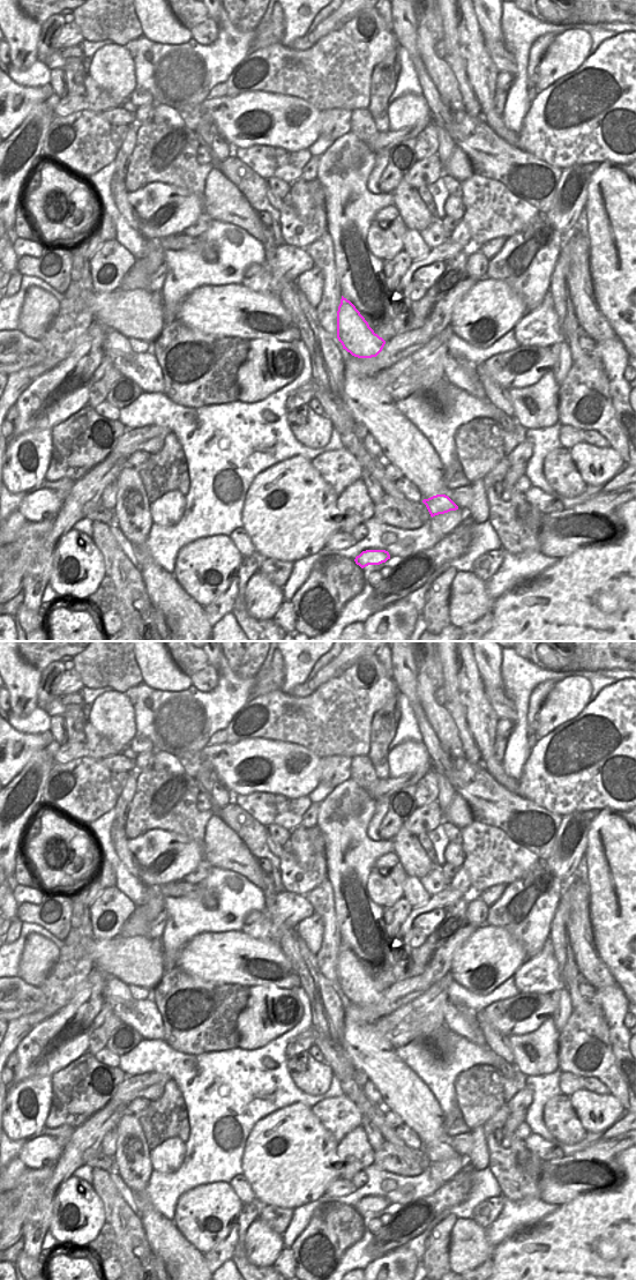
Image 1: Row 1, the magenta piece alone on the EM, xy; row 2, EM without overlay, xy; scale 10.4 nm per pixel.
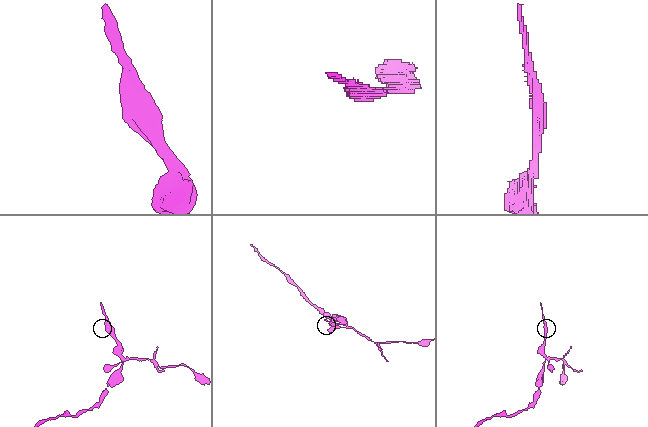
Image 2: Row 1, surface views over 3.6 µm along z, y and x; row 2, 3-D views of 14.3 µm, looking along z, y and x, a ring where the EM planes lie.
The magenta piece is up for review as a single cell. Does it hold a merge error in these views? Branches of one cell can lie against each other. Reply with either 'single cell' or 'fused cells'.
fused cells

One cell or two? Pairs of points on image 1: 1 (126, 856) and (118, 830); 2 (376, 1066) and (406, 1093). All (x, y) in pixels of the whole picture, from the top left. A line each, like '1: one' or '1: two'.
1: one
2: one

